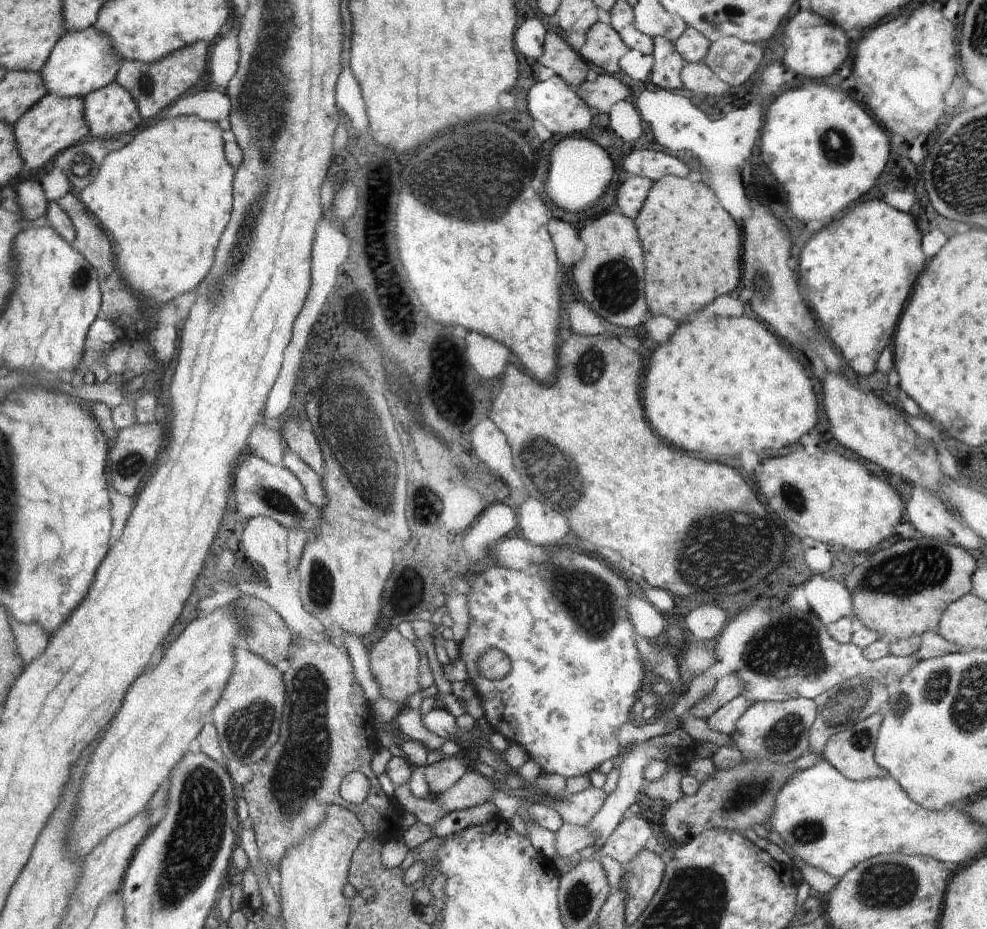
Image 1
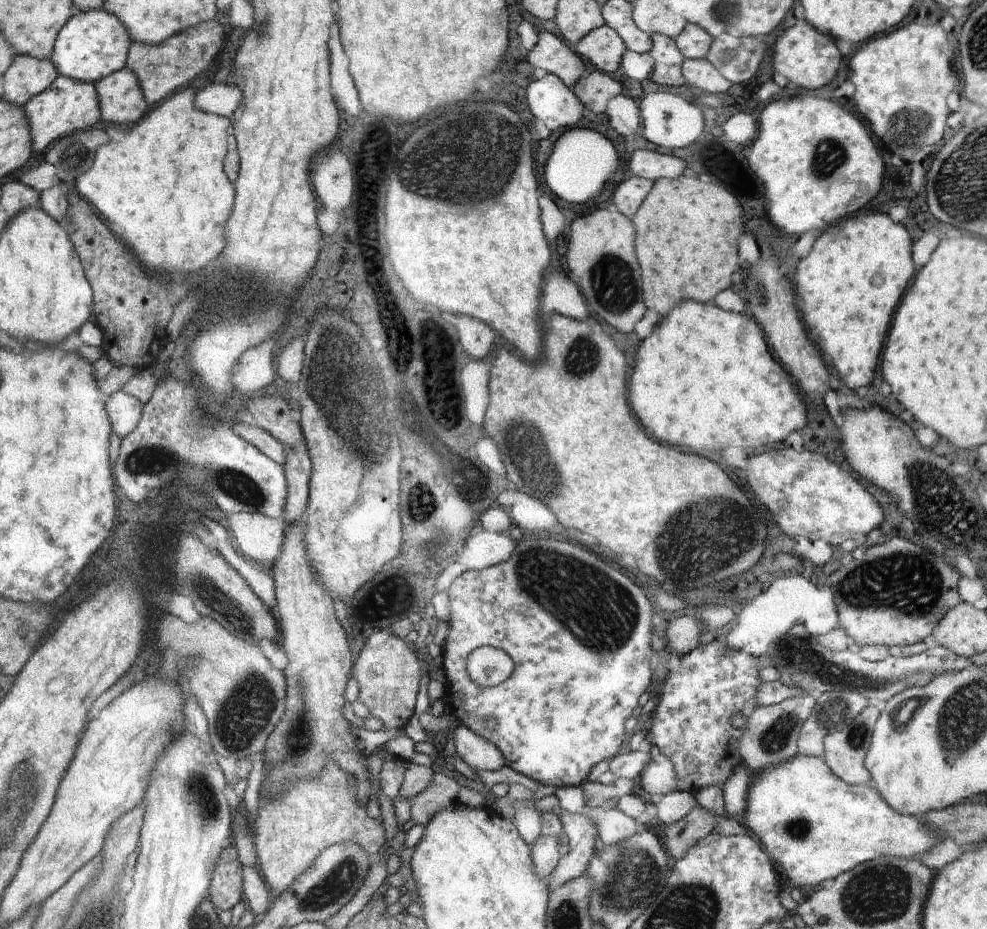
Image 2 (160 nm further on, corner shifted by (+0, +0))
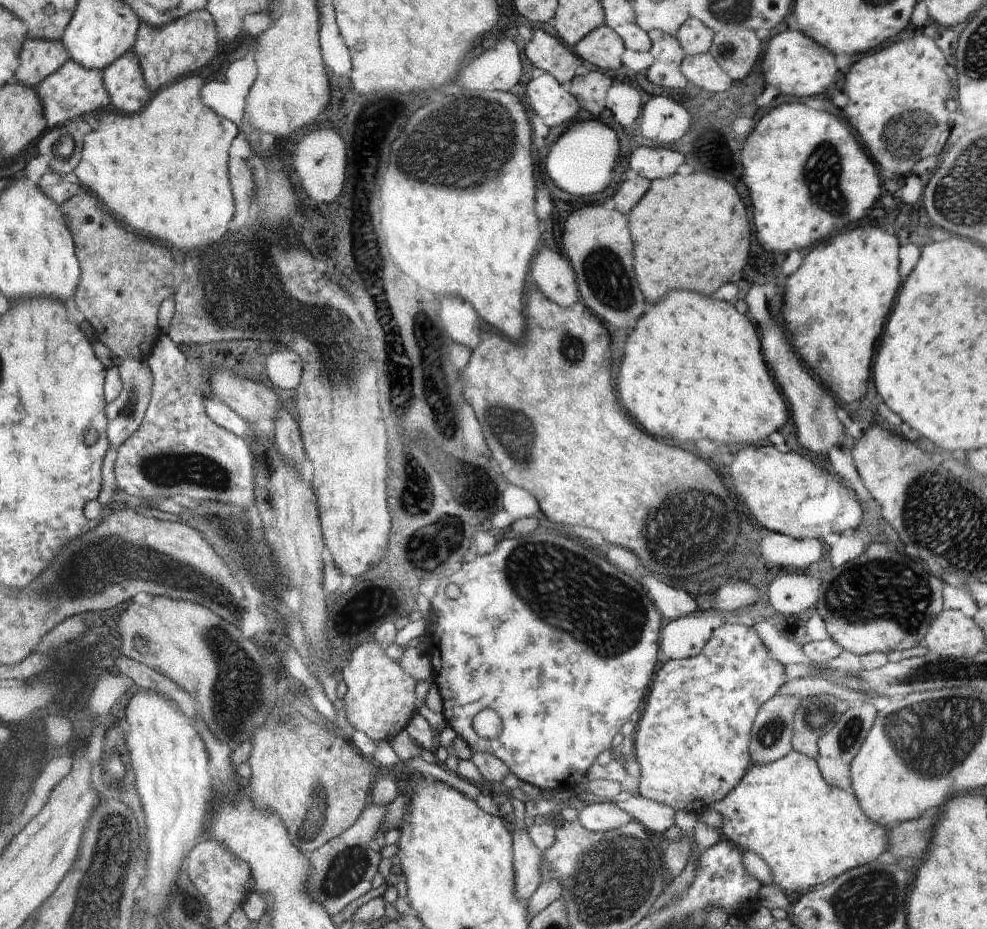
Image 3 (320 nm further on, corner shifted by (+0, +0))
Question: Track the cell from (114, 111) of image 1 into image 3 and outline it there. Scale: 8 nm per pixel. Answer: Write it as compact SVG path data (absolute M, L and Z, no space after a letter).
M132 51L102 71L102 82L110 96L110 108L126 115L140 113L153 95Z

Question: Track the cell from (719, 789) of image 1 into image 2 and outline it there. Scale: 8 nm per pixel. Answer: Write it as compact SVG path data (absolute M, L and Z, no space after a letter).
M700 804L694 806L689 814L680 818L678 822L668 824L664 833L660 835L667 854L674 860L680 860L686 856L686 852L707 835L716 831L716 818Z

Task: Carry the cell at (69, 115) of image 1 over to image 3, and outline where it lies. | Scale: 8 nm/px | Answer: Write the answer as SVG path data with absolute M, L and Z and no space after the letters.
M69 60L56 73L50 74L37 86L36 92L38 98L42 98L42 112L46 114L50 128L82 119L85 114L98 115L111 105L110 96L102 82L102 71L88 70L74 60Z

